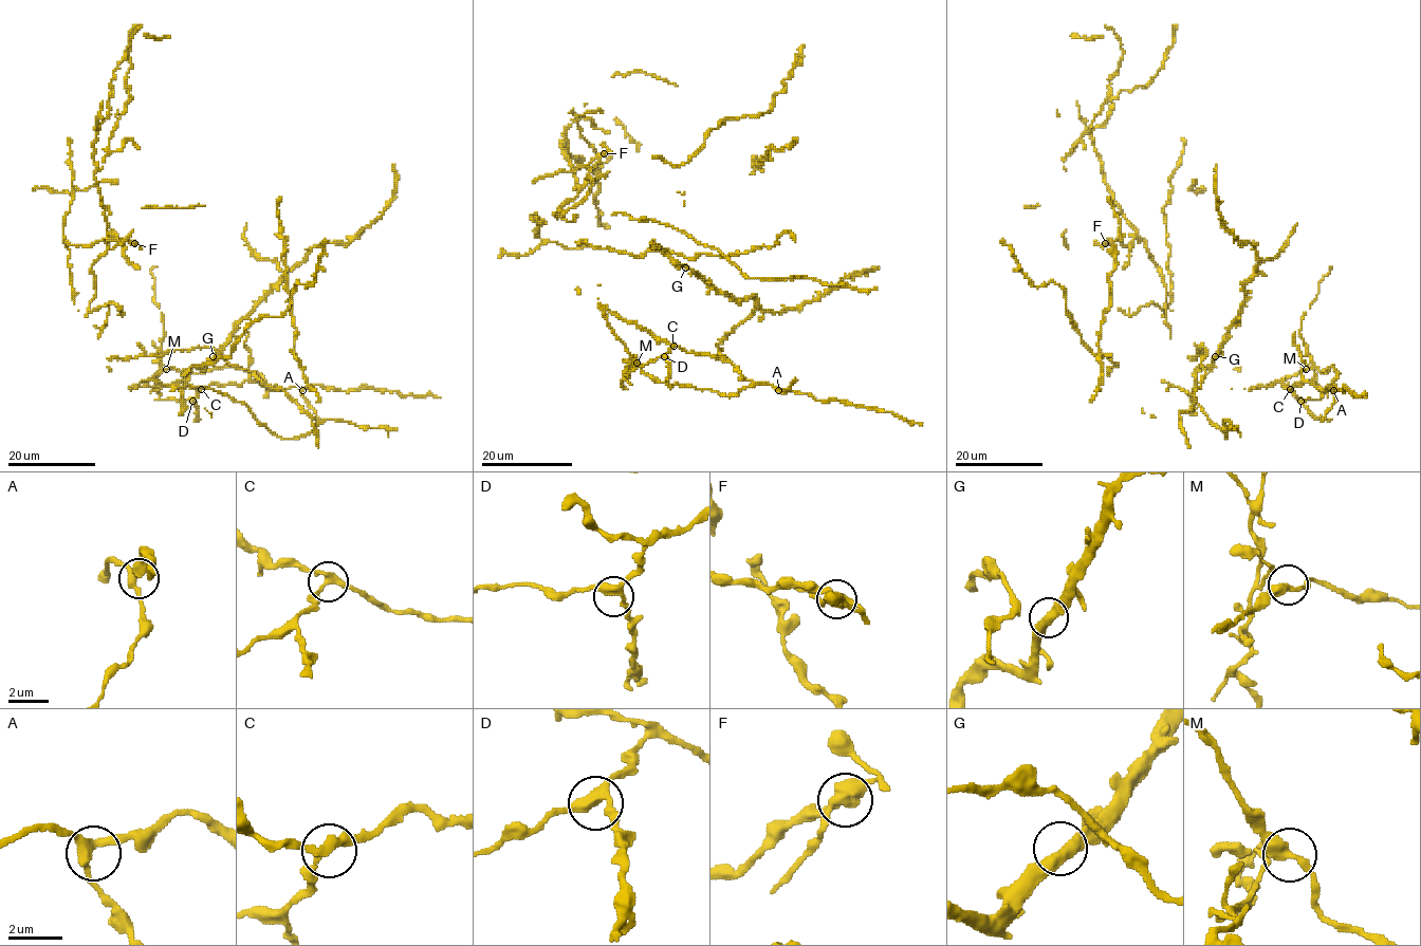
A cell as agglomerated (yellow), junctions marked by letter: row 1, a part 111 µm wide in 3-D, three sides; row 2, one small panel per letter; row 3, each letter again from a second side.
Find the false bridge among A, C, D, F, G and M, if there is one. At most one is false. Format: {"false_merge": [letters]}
{"false_merge": ["F"]}

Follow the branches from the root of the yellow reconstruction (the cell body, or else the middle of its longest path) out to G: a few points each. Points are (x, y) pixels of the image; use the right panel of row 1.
G: (1199, 355), (1204, 352), (1198, 348), (1203, 347), (1215, 356)

